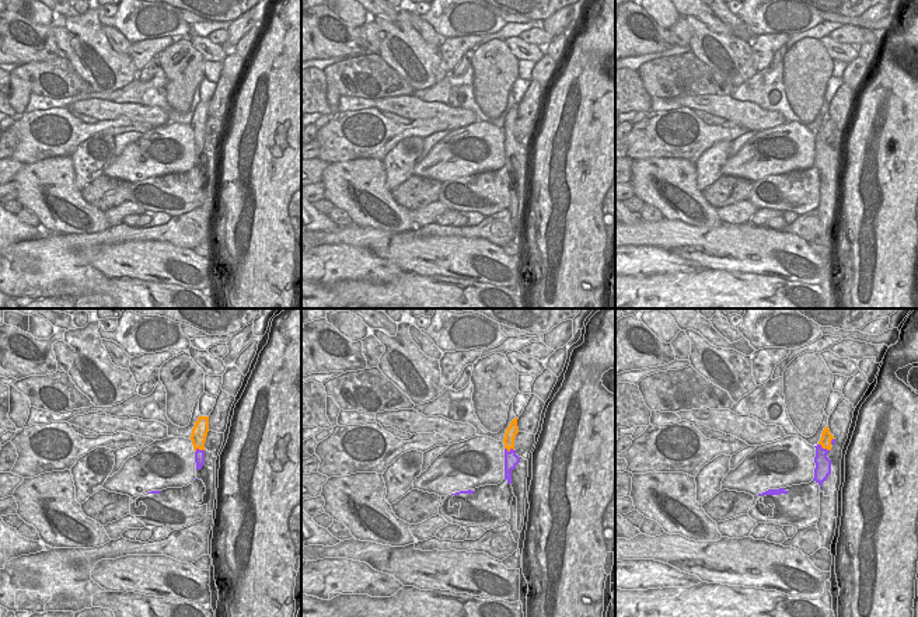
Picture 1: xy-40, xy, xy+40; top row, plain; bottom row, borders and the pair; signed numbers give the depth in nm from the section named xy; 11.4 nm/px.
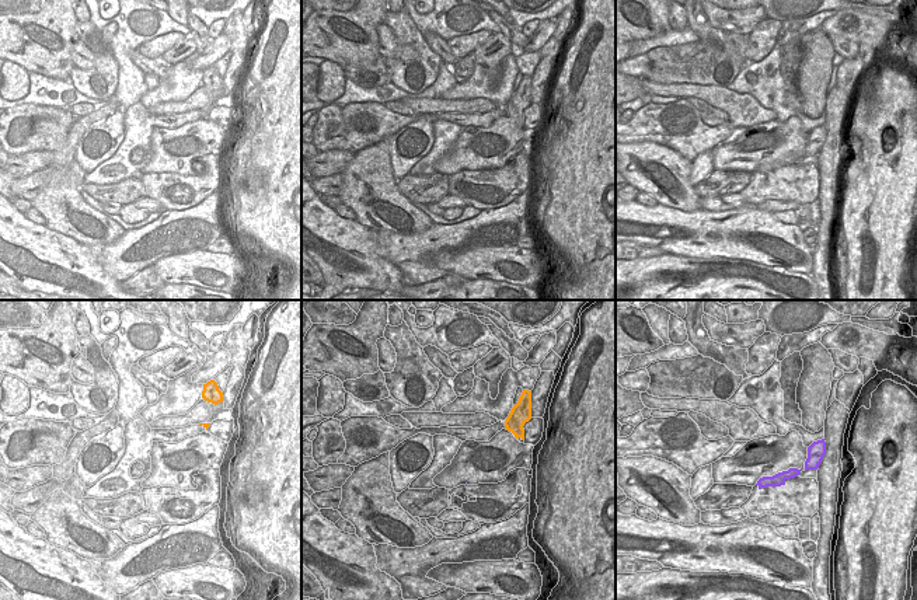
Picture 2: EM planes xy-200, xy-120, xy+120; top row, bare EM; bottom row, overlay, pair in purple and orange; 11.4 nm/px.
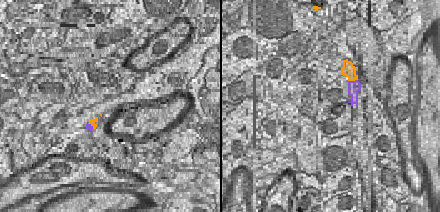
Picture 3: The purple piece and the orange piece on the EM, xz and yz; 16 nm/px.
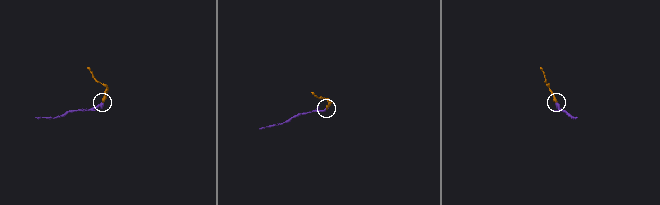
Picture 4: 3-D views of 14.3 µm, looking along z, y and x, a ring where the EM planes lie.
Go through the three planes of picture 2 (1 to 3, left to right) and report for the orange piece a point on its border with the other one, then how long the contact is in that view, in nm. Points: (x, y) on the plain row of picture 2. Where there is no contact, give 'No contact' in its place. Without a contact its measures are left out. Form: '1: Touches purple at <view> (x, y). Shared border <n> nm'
1: No contact
2: No contact
3: No contact

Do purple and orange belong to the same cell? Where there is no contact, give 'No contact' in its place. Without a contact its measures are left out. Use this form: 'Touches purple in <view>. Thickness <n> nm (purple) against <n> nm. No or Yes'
Touches purple in xy. Thickness 160 nm (purple) against 140 nm. No

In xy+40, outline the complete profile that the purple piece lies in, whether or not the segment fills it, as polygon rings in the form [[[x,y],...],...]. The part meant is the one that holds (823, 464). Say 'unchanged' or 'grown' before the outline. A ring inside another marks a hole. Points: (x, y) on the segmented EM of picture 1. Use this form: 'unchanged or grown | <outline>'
unchanged | [[[817,445],[814,447],[816,447],[814,457],[816,468],[813,481],[816,481],[821,489],[821,484],[827,481],[828,475],[831,474],[831,460],[827,457],[830,450],[823,449],[821,445]]]

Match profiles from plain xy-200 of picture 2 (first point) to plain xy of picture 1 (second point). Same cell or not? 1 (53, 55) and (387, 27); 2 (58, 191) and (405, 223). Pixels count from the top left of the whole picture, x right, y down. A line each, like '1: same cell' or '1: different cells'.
1: different cells
2: same cell

